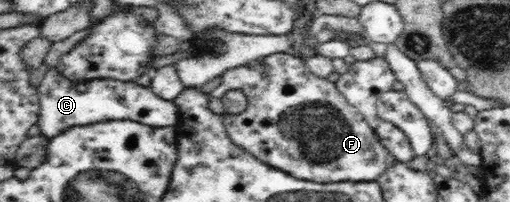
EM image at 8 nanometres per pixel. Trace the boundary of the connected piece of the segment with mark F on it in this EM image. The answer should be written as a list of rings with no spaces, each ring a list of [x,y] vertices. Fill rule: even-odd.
[[[280,52],[261,60],[258,67],[224,70],[221,84],[209,94],[210,111],[221,116],[234,144],[271,167],[300,180],[312,182],[376,181],[397,162],[378,140],[364,115],[340,94],[334,82],[316,76],[292,52]],[[231,90],[242,90],[248,106],[237,114],[226,113],[222,98]]]

